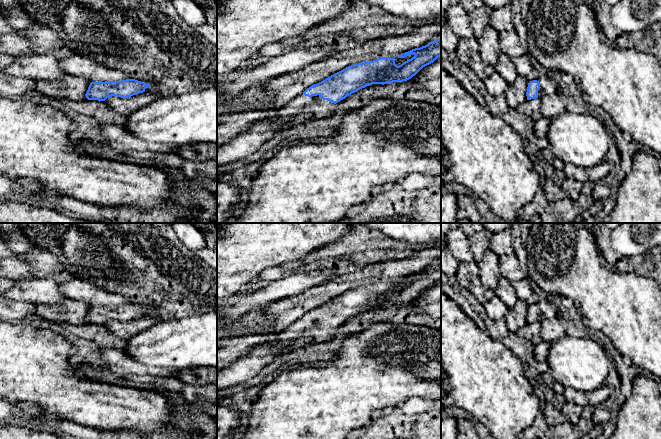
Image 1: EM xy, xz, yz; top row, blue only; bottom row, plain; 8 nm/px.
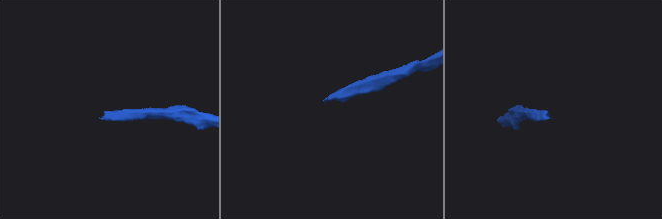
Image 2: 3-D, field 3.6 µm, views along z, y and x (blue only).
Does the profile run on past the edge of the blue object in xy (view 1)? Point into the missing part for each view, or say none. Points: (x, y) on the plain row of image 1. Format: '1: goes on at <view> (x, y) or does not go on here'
1: does not go on here

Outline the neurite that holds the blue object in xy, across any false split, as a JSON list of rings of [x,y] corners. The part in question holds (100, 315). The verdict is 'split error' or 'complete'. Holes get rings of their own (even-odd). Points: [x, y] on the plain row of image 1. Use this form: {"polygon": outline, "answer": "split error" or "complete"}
{"polygon": [[[135,303],[91,306],[86,316],[86,322],[98,325],[105,325],[111,320],[128,322],[145,316],[145,313],[149,310],[151,309]]], "answer": "complete"}

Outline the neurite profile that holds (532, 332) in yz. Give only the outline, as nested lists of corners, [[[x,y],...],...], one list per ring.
[[[540,322],[526,324],[521,327],[515,334],[518,339],[528,340],[534,345],[537,345],[543,341]]]

